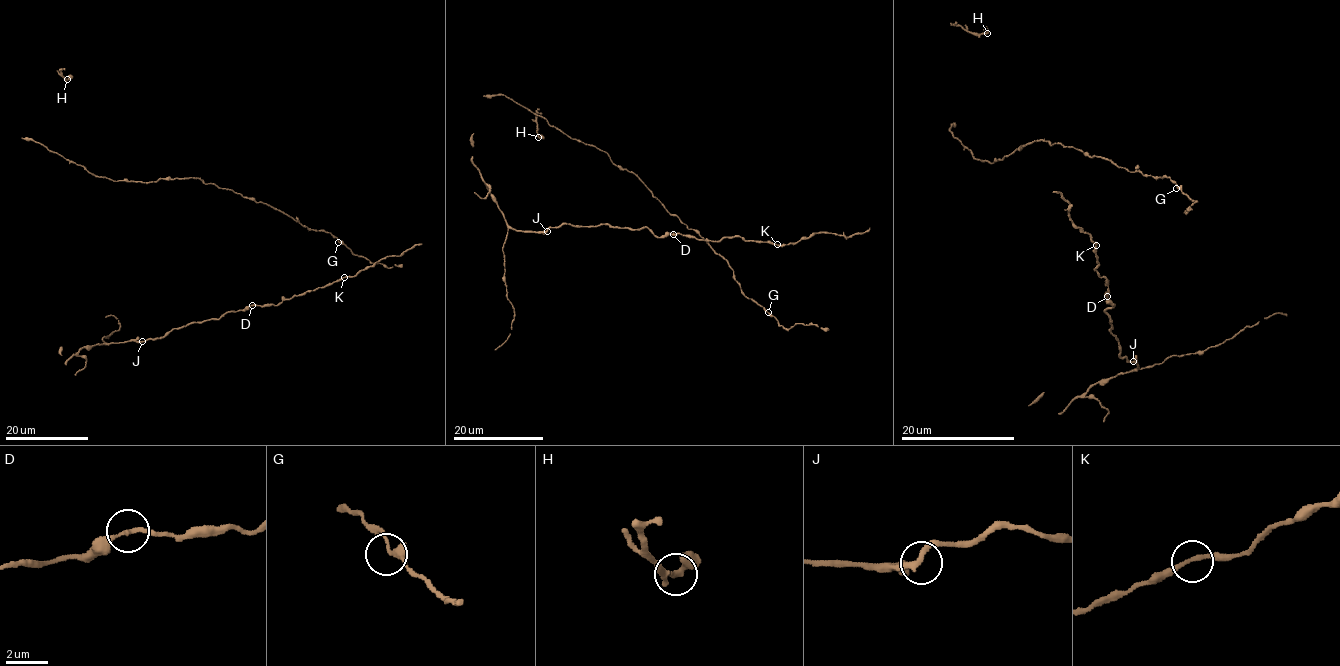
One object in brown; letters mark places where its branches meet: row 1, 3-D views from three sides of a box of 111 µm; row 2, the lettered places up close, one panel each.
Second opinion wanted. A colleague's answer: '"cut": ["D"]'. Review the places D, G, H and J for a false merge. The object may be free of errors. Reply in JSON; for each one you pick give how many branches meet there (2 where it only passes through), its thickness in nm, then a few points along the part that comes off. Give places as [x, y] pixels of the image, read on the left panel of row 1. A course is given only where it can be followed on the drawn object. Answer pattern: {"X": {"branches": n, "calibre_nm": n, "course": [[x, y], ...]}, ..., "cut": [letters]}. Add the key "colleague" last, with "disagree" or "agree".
{"cut": [], "colleague": "disagree"}

